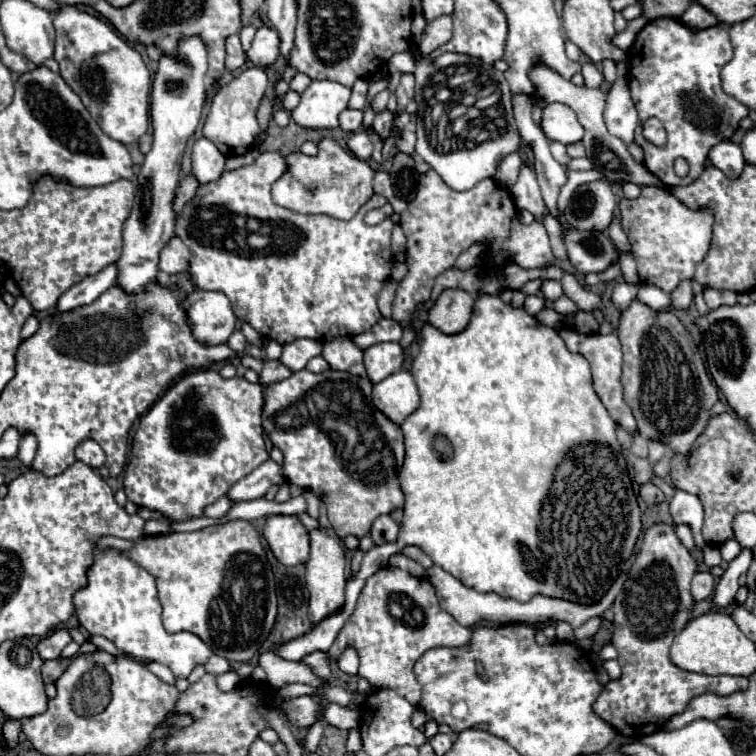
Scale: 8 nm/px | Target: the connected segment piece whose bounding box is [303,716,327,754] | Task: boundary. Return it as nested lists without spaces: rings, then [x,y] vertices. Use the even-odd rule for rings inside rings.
[[[321,716],[321,718],[319,718],[319,720],[309,728],[309,734],[307,734],[305,744],[303,744],[303,750],[307,750],[307,754],[317,750],[317,744],[319,744],[319,740],[321,740],[321,734],[323,734],[325,726],[327,726],[327,722],[325,722],[325,718]]]

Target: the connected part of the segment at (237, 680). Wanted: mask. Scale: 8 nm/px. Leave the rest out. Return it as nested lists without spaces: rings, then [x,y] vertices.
[[[227,672],[227,674],[223,674],[223,676],[219,676],[217,678],[217,684],[219,684],[219,688],[221,690],[233,690],[237,684],[241,684],[245,678],[243,676],[239,676],[237,672]]]

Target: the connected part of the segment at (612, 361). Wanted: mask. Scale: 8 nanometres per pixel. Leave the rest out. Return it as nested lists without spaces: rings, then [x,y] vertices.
[[[561,328],[559,334],[561,334],[561,338],[565,340],[565,344],[567,344],[567,348],[571,352],[581,354],[591,364],[595,392],[601,398],[601,402],[605,404],[605,408],[611,414],[611,418],[615,420],[615,424],[623,426],[629,434],[635,434],[637,426],[635,426],[633,412],[627,406],[627,402],[623,400],[623,384],[621,384],[621,344],[619,344],[619,338],[615,334],[609,334],[609,336],[603,336],[603,334],[579,334],[573,328]]]

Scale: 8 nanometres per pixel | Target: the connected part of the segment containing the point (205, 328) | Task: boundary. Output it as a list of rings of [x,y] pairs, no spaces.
[[[195,290],[187,296],[187,320],[195,340],[201,344],[225,344],[237,326],[237,318],[229,308],[231,302],[223,292]]]

